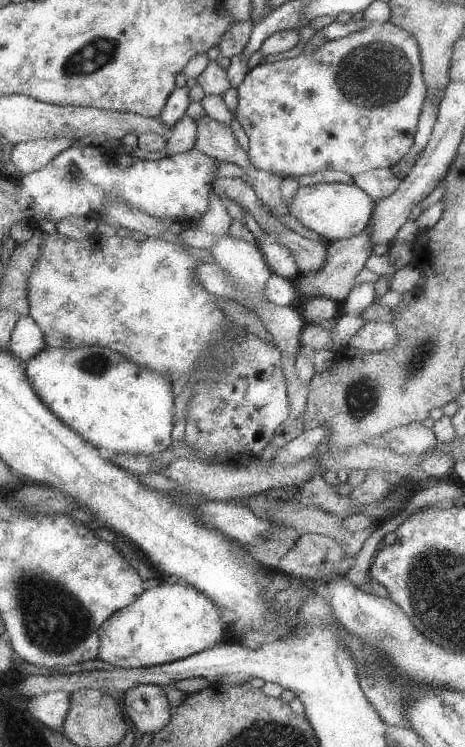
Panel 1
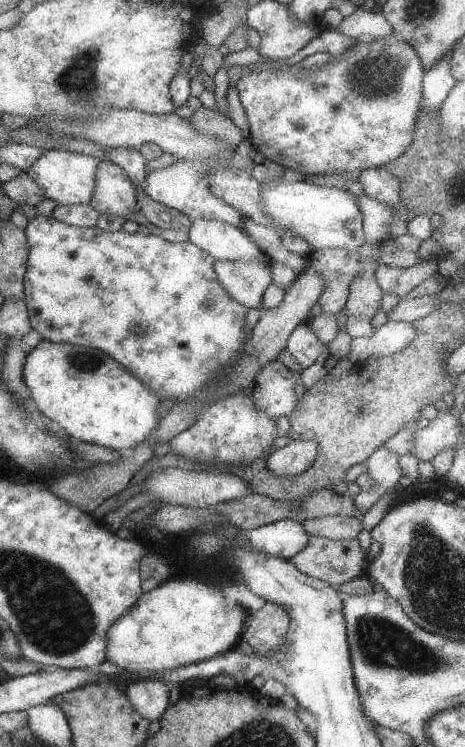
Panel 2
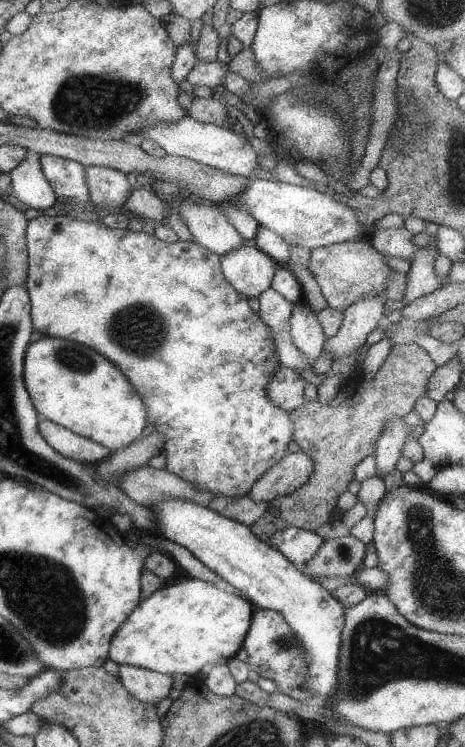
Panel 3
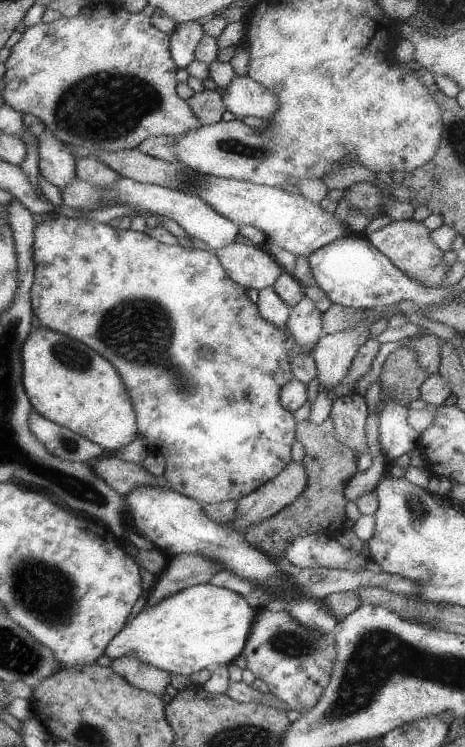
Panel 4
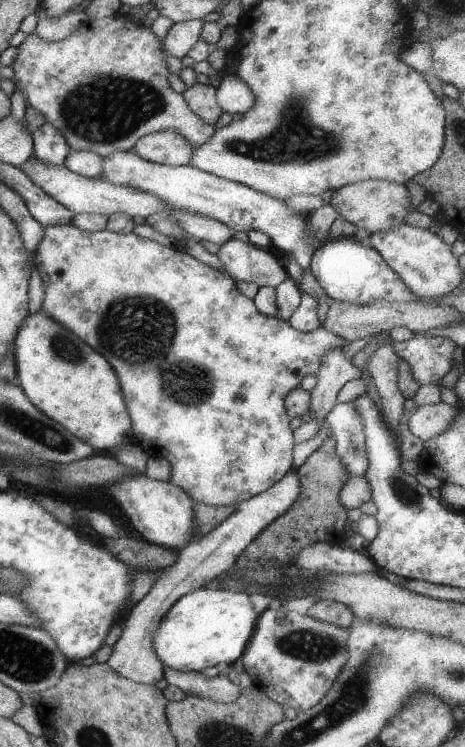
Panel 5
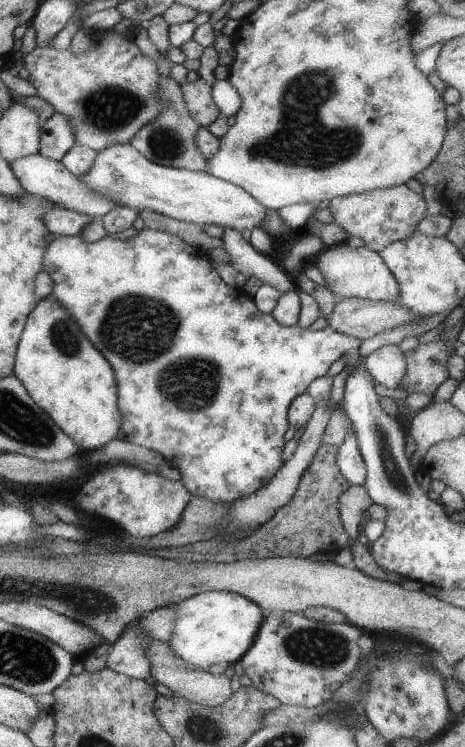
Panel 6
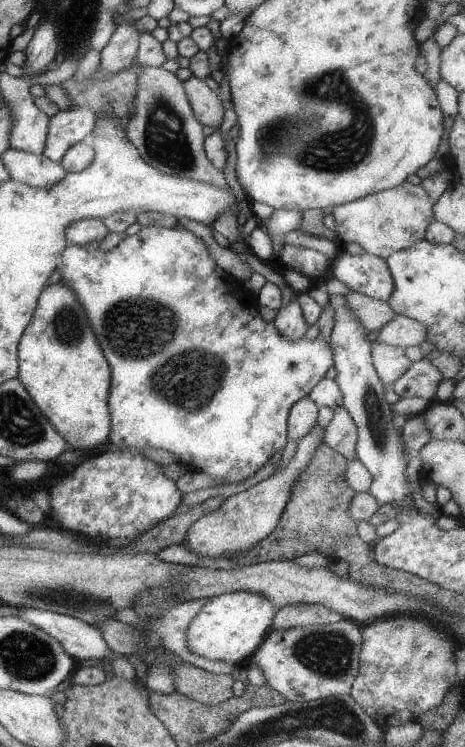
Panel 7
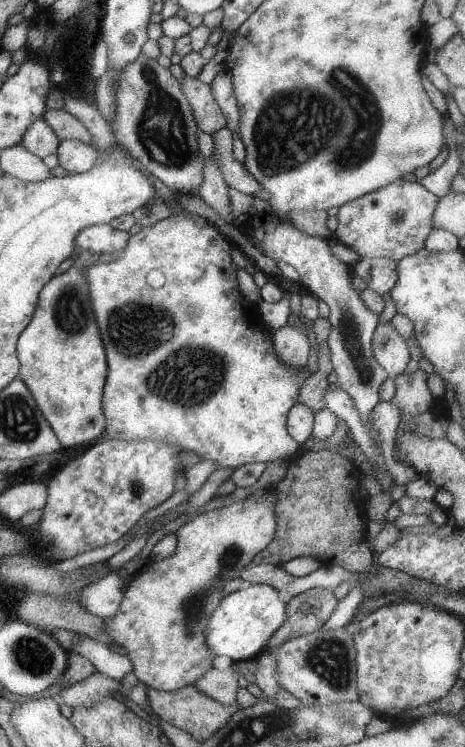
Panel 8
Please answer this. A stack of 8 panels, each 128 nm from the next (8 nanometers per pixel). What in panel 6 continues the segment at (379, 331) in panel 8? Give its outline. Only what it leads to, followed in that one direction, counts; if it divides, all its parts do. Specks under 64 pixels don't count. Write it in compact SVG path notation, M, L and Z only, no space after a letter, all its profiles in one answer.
M384 345L364 360L367 373L386 388L397 388L407 371L405 354L399 345Z

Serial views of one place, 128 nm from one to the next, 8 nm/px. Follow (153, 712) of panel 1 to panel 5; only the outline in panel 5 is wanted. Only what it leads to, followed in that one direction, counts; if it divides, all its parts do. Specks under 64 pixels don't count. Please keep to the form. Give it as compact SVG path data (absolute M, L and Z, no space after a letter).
M290 470L268 490L239 503L239 507L214 530L192 540L180 549L176 562L162 572L150 592L145 594L128 610L128 614L123 616L122 633L113 645L107 660L108 666L118 674L137 683L154 685L163 678L165 664L156 654L153 640L164 615L177 600L180 600L181 596L197 588L209 586L212 584L212 580L233 570L236 567L236 558L248 544L260 534L261 530L276 520L277 516L284 514L292 506L300 494L300 487L297 471Z

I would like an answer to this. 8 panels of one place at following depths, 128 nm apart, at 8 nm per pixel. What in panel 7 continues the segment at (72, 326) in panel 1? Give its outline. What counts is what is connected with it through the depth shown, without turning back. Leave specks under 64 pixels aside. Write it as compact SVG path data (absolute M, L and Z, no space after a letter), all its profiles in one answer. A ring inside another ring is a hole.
M159 226L142 227L140 232L124 238L116 248L103 251L98 247L79 246L68 244L60 252L60 261L56 270L62 276L62 282L76 294L76 300L82 304L84 312L90 322L92 332L96 332L96 338L104 350L103 354L112 370L112 386L108 396L108 407L112 420L112 430L109 436L109 445L118 449L138 450L146 447L162 449L177 456L180 464L190 471L208 474L216 480L218 485L232 483L244 483L252 478L260 468L264 467L268 460L281 448L285 448L287 438L287 419L290 408L298 400L310 395L312 388L325 378L326 373L334 366L334 350L331 342L326 342L322 336L317 336L310 341L305 337L300 340L288 340L276 329L273 322L262 318L260 306L256 297L249 292L243 282L236 280L226 270L222 270L216 264L214 257L210 256L208 246L185 228L164 228ZM180 356L188 360L178 360L178 368L162 368L170 358Z

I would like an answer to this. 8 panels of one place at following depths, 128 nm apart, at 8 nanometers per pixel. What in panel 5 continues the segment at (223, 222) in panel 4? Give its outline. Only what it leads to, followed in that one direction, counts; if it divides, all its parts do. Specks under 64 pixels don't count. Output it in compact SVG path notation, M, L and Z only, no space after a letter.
M38 157L28 159L16 168L27 174L36 186L39 186L46 194L54 198L56 202L73 210L76 215L80 213L94 213L95 215L106 215L109 217L114 213L124 213L131 217L143 216L146 218L151 214L164 211L176 217L182 228L188 234L191 234L196 241L210 241L211 243L221 245L234 234L223 222L208 218L207 216L194 215L193 213L173 209L159 197L150 195L149 192L144 192L134 187L110 184L108 181L103 181L98 177L82 176L68 170L64 165L47 165Z

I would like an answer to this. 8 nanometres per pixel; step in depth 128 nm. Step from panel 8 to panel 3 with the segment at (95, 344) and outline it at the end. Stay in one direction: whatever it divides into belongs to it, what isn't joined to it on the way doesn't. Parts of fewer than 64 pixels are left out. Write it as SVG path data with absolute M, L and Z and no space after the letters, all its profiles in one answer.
M43 335L28 345L23 371L28 394L41 418L104 445L112 453L140 438L147 425L147 408L128 377L83 344Z

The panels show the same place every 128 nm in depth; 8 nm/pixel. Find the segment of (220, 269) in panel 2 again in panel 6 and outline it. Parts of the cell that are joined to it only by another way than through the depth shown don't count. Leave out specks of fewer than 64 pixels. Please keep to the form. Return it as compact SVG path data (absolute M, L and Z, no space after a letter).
M226 227L221 239L224 243L224 250L229 254L230 264L243 264L247 266L251 276L256 276L256 278L259 278L262 282L272 285L276 290L279 290L282 295L285 292L296 289L296 284L292 276L290 276L288 272L278 269L278 266L271 260L271 256L264 256L264 254L258 252L251 243L242 237L242 233L239 230Z

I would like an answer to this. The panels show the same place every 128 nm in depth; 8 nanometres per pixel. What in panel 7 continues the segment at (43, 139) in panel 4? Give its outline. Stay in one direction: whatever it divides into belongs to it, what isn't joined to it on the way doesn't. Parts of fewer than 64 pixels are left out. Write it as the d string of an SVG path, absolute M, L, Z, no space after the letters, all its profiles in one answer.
M88 106L60 110L58 114L50 117L43 156L59 162L70 146L74 146L93 132L95 122L96 112Z

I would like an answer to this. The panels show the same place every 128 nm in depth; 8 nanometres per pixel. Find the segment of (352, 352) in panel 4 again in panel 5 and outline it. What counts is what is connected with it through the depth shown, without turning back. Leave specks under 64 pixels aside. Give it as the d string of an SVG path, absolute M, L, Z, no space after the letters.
M348 344L329 351L320 361L321 365L316 372L318 384L312 389L312 406L308 418L324 419L336 406L337 394L344 384L362 376L362 371L344 356L343 348Z

